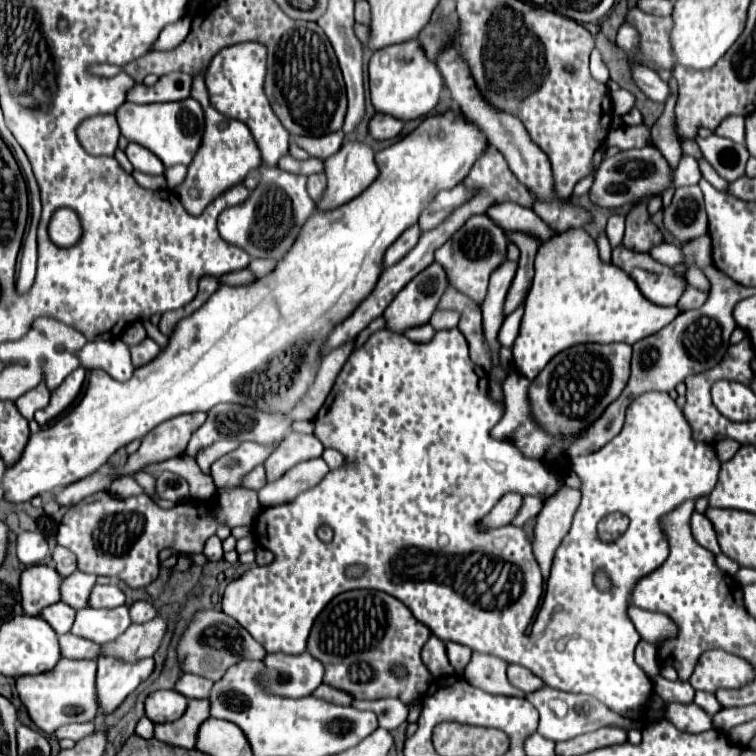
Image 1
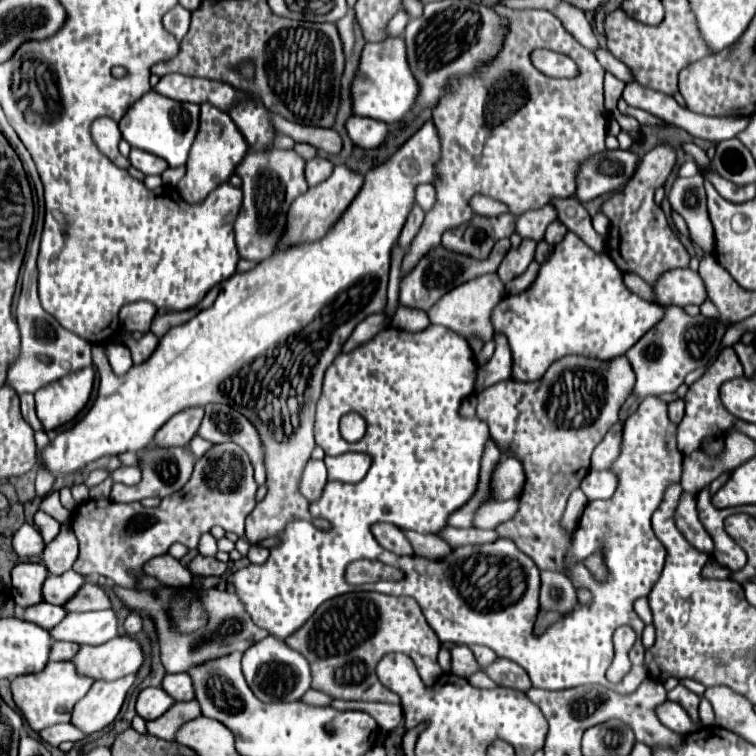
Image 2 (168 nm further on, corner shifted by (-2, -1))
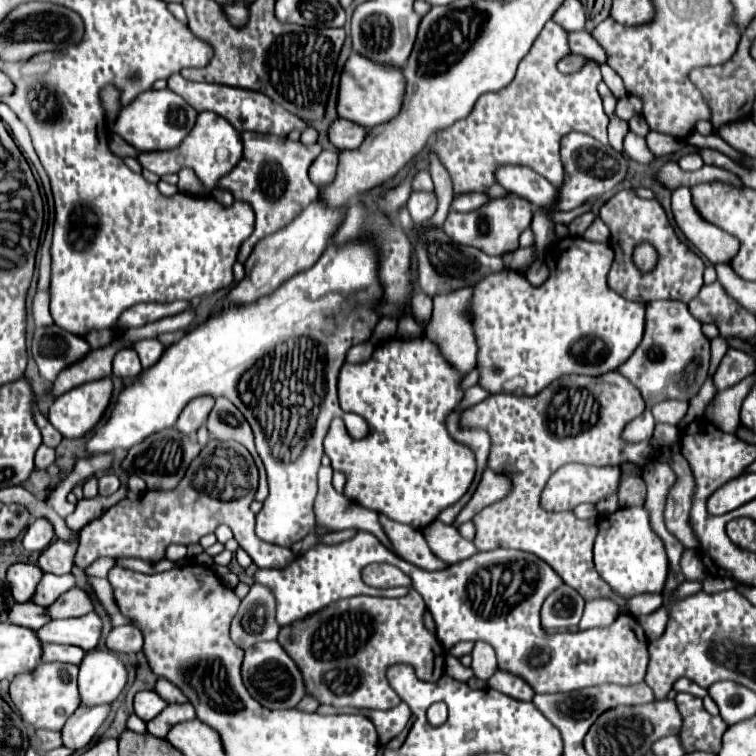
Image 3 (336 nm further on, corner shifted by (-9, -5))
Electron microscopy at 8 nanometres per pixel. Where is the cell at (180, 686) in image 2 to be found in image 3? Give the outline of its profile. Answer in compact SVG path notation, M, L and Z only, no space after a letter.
M159 678L159 680L155 682L155 692L157 692L165 702L169 702L169 704L185 702L185 700L187 700L187 698L183 696L183 692L181 692L177 686L173 686L169 680L165 680L165 678Z

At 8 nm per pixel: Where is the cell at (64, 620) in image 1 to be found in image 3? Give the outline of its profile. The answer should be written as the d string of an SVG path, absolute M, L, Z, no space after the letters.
M25 602L25 604L15 604L9 610L9 620L17 626L25 626L25 628L33 628L39 630L41 626L45 626L51 618L45 612L45 608L33 604L33 602Z

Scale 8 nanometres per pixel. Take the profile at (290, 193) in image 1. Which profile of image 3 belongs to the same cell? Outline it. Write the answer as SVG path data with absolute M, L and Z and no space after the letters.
M241 132L241 142L243 142L241 162L237 162L237 166L217 182L217 188L229 190L235 200L247 202L255 212L255 230L239 246L237 254L237 260L243 264L249 258L253 246L261 238L285 228L317 198L319 188L309 180L307 170L311 162L319 156L321 144L319 142L301 144L299 140L293 142L289 138L259 132Z

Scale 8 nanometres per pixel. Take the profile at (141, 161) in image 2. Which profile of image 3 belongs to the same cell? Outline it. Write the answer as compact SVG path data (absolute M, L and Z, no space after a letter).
M201 112L197 116L193 130L189 132L189 136L185 136L185 140L177 148L145 152L145 154L139 154L137 160L141 162L143 168L155 172L157 176L177 174L177 170L181 168L191 168L201 178L207 190L215 190L217 180L227 172L231 172L231 168L241 160L241 154L243 154L243 144L241 144L239 132L225 118L213 112Z

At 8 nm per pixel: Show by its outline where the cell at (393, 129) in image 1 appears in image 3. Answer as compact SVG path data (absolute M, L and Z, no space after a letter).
M337 118L331 126L329 126L329 142L339 148L339 150L353 150L361 146L361 140L365 138L365 128L359 124L353 124L349 120Z

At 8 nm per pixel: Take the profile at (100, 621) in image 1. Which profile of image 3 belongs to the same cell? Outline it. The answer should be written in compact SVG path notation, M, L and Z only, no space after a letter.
M89 612L79 618L53 620L47 622L43 628L39 628L35 634L41 642L73 644L89 652L97 646L101 638L101 618L95 612Z

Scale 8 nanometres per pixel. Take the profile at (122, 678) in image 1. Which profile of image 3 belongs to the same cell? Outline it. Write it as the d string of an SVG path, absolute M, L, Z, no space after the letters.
M93 706L93 708L77 708L77 712L65 722L61 728L63 746L69 750L81 750L89 744L101 724L107 720L111 706Z

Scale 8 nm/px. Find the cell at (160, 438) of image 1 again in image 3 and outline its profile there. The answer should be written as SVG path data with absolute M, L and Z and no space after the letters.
M197 396L197 398L193 398L185 406L181 416L177 418L177 422L175 422L177 430L187 434L187 436L193 436L199 430L199 426L205 424L209 412L213 410L213 404L215 404L213 396Z

